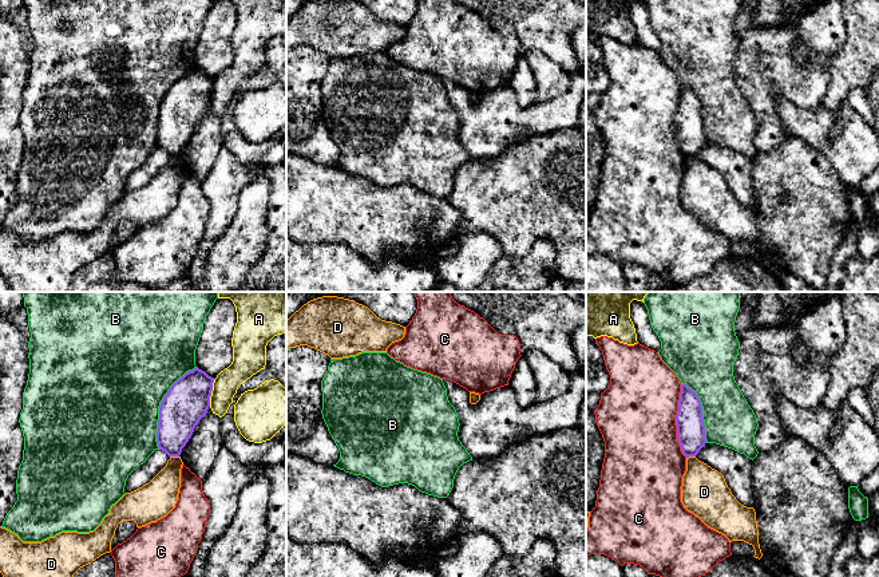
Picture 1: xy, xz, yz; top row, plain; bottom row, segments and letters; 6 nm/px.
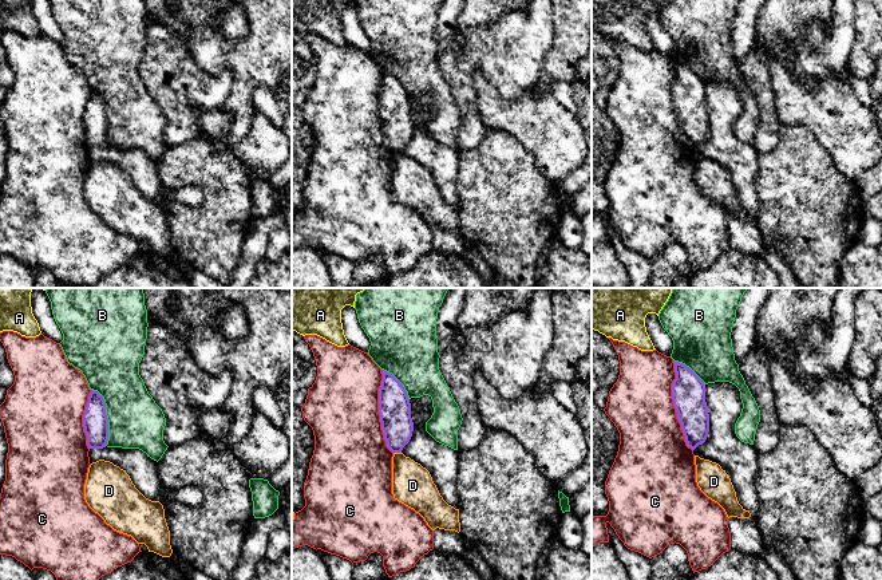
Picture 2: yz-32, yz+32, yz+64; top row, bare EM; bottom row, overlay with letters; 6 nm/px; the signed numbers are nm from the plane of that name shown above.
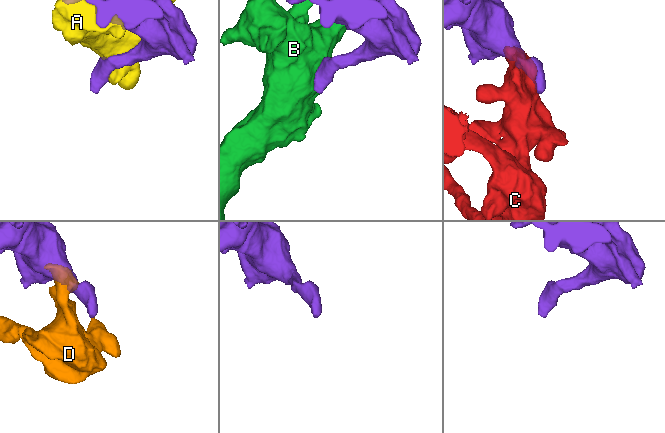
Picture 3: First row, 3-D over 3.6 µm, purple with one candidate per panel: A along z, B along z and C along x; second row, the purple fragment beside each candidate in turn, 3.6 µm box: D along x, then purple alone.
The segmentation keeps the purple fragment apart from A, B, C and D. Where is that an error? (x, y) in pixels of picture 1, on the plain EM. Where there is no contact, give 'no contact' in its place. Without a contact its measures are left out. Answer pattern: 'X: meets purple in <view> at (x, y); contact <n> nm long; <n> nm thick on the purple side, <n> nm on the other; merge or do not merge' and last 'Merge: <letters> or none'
A: meets purple in xy at (210, 93); contact 170 nm long; 260 nm thick on the purple side, 150 nm on the other; do not merge
B: meets purple in xy at (159, 106); contact 550 nm long; 260 nm thick on the purple side, 500 nm on the other; do not merge
C: meets purple in yz at (676, 121); contact 440 nm long; 180 nm thick on the purple side, 480 nm on the other; do not merge
D: meets purple in xy at (174, 155); contact 60 nm long; 240 nm thick on the purple side, 200 nm on the other; do not merge
Merge: none

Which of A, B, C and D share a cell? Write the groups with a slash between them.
A / B / C / D

